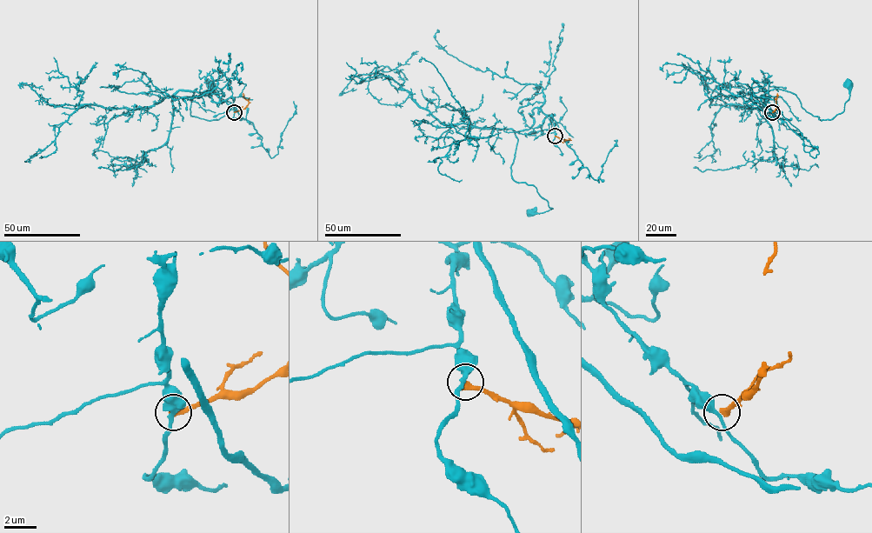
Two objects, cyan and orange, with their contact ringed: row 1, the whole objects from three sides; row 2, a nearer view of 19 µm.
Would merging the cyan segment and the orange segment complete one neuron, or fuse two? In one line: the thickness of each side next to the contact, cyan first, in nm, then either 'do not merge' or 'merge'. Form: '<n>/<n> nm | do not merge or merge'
320/400 nm | do not merge

